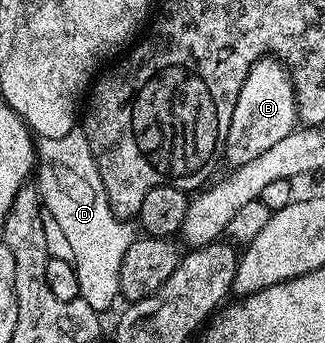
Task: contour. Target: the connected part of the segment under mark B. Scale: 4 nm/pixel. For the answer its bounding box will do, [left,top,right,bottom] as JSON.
[224,55,298,167]

